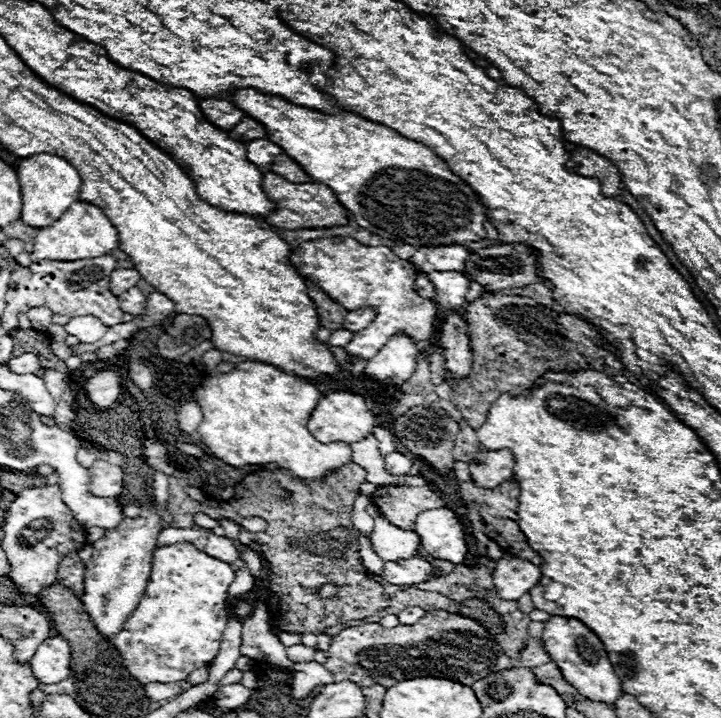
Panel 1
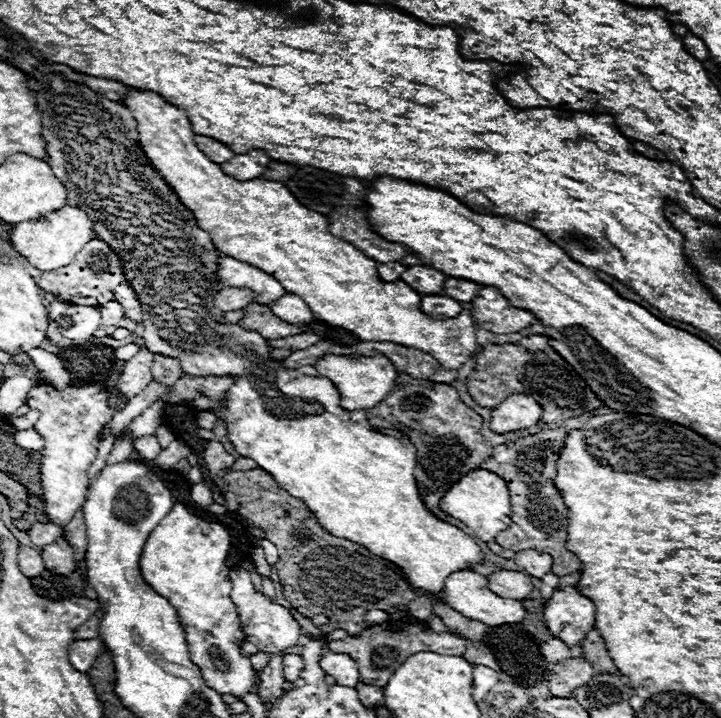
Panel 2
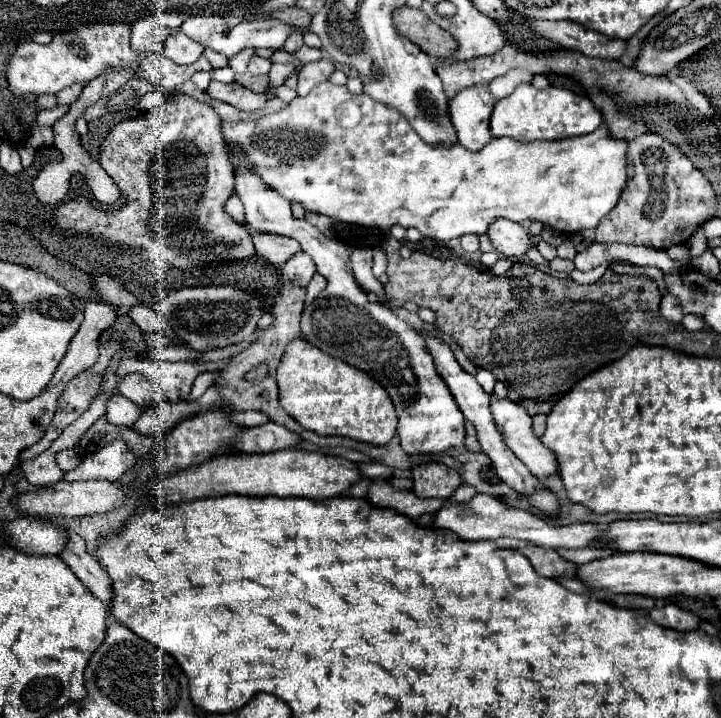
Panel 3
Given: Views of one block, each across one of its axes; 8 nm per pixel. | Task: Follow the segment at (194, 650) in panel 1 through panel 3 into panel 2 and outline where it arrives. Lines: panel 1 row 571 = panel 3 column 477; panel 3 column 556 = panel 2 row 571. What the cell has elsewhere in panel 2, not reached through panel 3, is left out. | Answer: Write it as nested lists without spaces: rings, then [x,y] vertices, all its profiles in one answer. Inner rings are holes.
[[[178,502],[166,518],[160,520],[154,532],[150,532],[142,550],[140,572],[142,578],[176,608],[188,640],[190,660],[202,668],[206,684],[220,694],[244,698],[254,686],[260,686],[260,678],[250,660],[240,654],[244,632],[236,604],[230,598],[230,570],[224,564],[228,550],[230,534],[226,526],[202,520]],[[216,660],[224,662],[224,666],[216,666]]]

